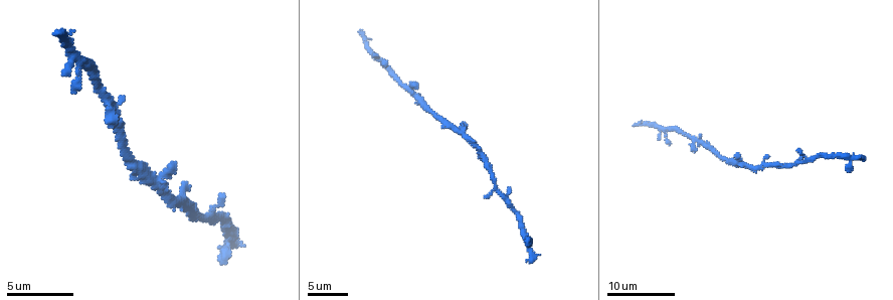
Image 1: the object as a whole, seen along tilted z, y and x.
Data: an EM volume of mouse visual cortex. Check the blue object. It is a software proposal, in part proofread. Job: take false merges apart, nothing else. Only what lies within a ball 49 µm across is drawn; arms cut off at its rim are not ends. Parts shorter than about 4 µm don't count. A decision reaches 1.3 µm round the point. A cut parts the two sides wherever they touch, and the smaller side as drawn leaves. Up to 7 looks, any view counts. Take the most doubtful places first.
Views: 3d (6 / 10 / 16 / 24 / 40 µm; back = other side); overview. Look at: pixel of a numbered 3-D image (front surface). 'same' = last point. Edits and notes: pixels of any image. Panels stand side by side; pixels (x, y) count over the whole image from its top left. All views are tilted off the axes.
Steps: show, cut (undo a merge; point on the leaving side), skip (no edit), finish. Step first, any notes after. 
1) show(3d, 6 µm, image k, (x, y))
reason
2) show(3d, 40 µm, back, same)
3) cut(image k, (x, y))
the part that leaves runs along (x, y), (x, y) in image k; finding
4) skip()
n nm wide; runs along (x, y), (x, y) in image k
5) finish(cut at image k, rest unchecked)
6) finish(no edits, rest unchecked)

show(3d, 16 µm, image 1, (156, 178))
looks like a crossing

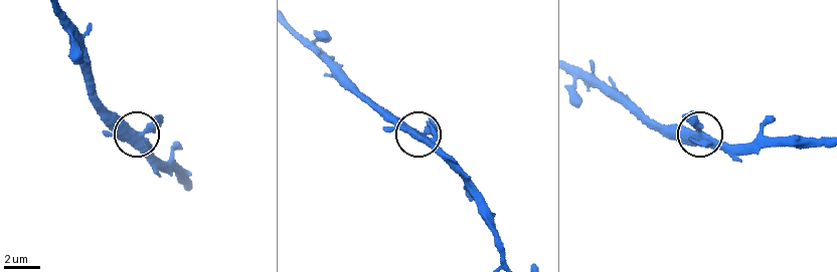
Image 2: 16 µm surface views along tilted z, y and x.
show(3d, 10 µm, image 2, (137, 136))

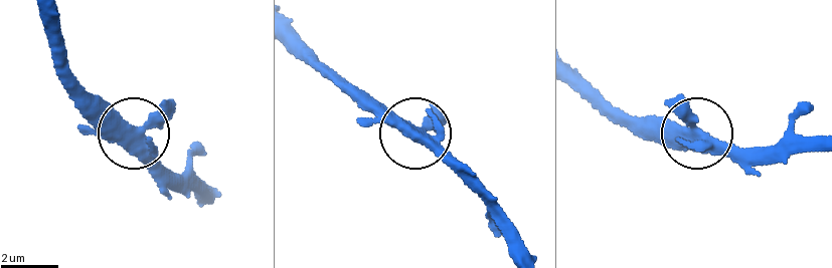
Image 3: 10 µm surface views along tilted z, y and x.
skip()
4 arms; runs along (411, 129), (359, 86) in image 3; one cell here

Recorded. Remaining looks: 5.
show(3d, 16 µm, image 1, (785, 166))
thick turns thin

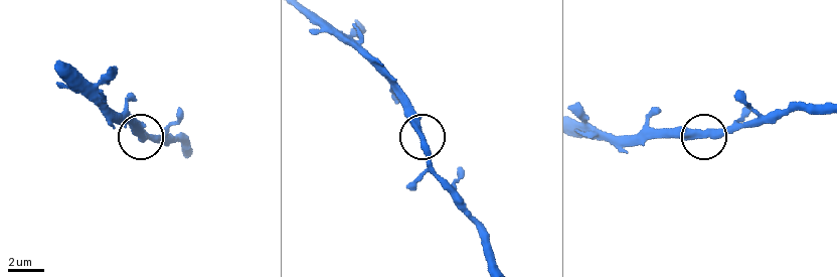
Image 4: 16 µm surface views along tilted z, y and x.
show(3d, 6 µm, image 4, (707, 131))

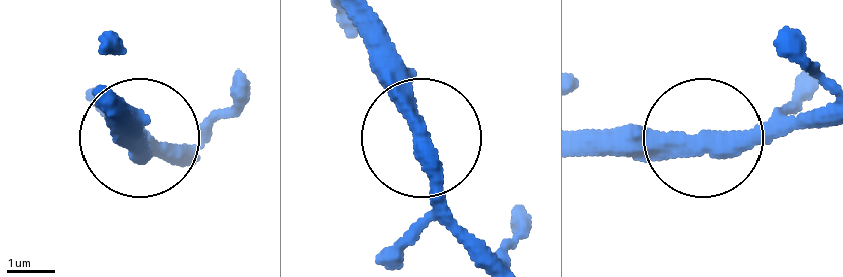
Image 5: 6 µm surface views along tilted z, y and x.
skip()
380 nm wide; runs along (349, 13), (478, 262) in image 5; continuous, no second cell

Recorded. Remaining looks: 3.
show(3d, 16 µm, image 1, (822, 153))
calibre changes

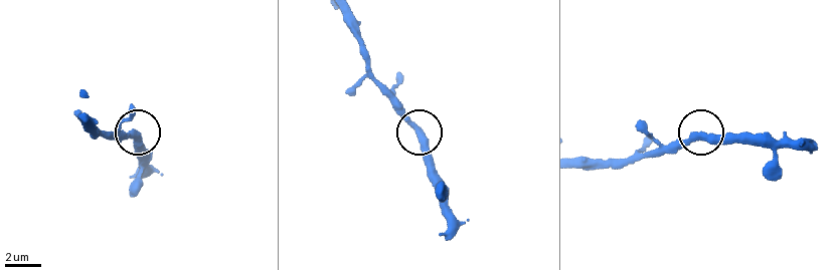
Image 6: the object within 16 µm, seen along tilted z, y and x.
show(3d, 10 µm, image 6, (703, 138))

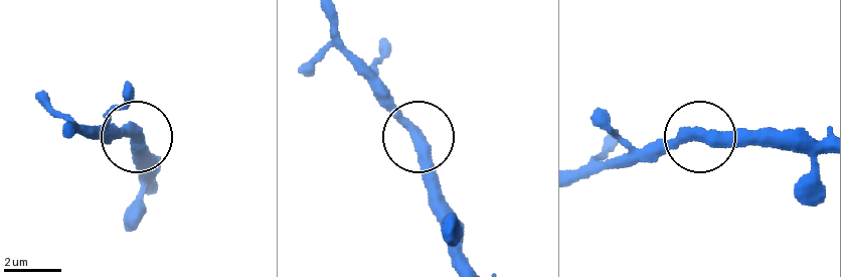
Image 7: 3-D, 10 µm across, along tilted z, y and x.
skip()
runs along (326, 16), (413, 130), (434, 214) in image 7; all the same cell

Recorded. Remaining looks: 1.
finish(no edits, rest unchecked)

